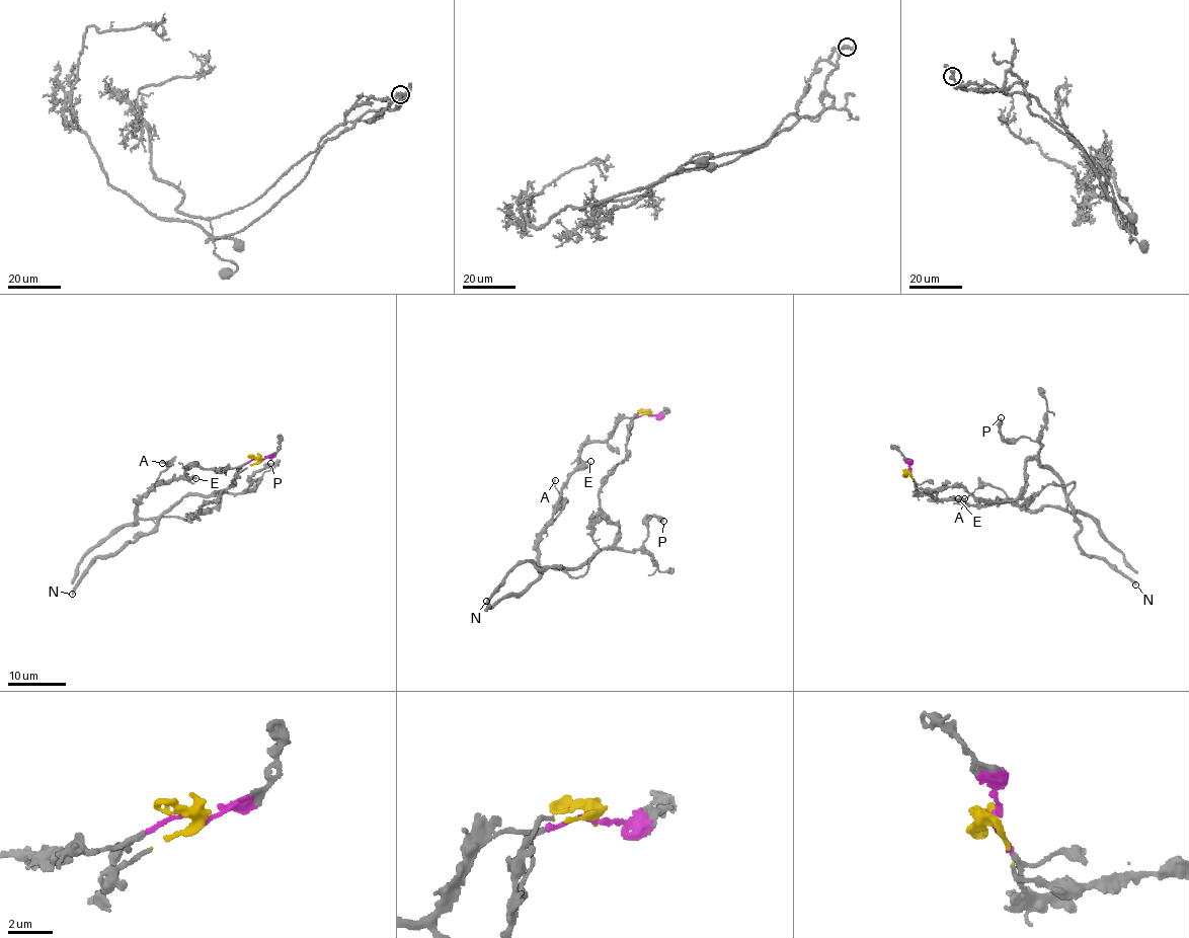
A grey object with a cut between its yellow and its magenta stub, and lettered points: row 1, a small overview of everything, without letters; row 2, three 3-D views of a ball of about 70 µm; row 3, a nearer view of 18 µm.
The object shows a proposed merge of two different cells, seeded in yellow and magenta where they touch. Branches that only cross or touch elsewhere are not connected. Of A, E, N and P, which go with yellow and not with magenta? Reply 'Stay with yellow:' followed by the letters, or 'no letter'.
Stay with yellow: N, P

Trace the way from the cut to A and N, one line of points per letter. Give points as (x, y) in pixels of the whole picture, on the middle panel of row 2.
A: (649, 413), (621, 420), (603, 442), (587, 442), (553, 520), (561, 505), (555, 480)
N: (649, 413), (631, 420), (626, 456), (600, 495), (618, 525), (612, 544), (575, 567), (522, 562), (487, 601)

